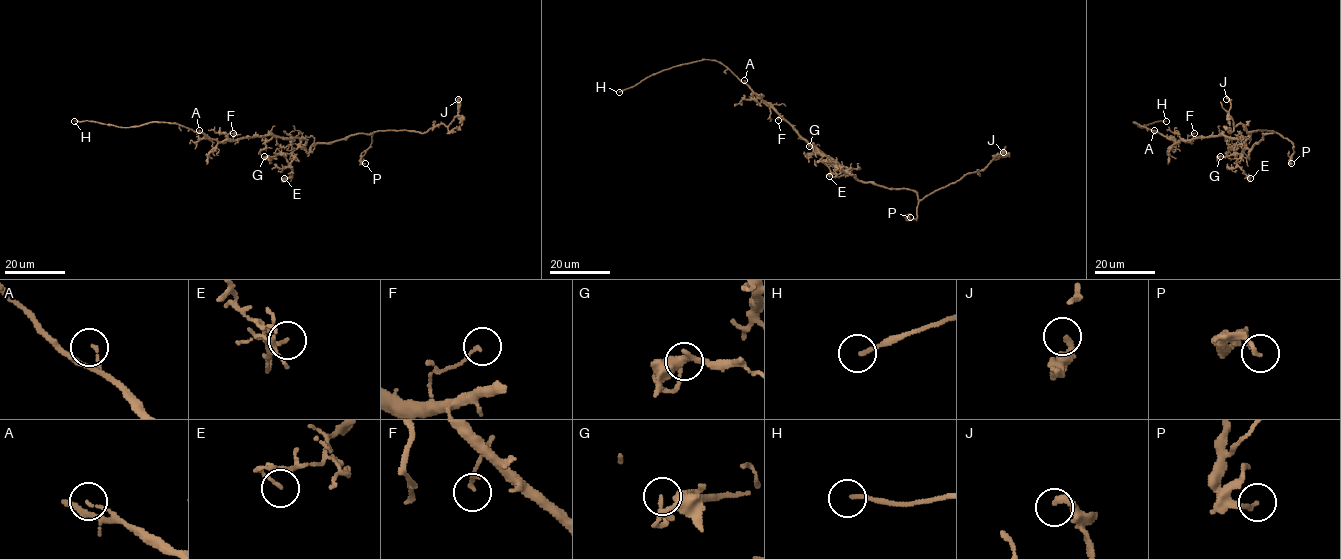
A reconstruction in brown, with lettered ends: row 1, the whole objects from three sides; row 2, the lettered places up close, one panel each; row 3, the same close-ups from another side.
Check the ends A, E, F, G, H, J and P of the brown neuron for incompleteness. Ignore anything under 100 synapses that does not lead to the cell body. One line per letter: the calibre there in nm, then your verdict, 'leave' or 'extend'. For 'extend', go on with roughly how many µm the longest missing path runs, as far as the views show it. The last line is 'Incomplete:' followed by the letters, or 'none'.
A: calibre 90 nm; leave
E: calibre 110 nm; leave
F: calibre 140 nm; leave
G: calibre 130 nm; leave
H: calibre 150 nm; extend; missing 10 µm
J: calibre 320 nm; leave
P: calibre 150 nm; leave
Incomplete: H

